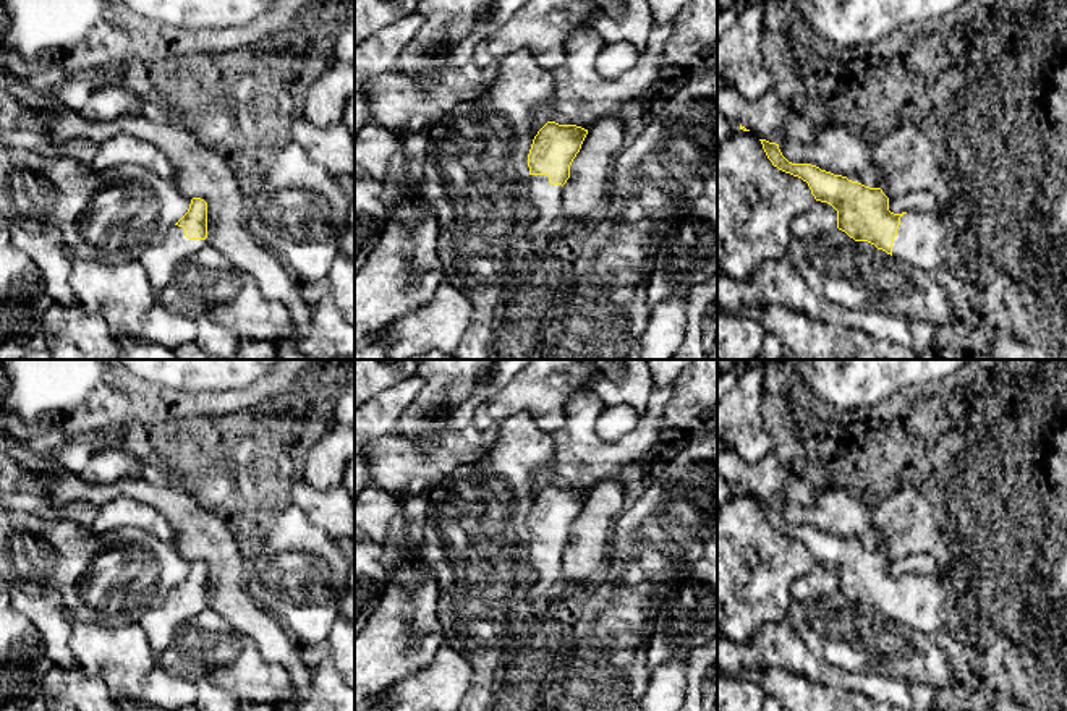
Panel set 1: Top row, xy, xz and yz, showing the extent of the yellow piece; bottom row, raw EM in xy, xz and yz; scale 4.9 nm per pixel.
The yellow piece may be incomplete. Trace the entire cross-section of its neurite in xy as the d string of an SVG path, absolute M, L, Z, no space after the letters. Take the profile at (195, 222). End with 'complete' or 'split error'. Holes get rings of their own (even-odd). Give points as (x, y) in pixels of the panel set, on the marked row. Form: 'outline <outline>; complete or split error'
outline M193 198L188 212L138 258L155 293L167 287L173 269L181 261L206 246L206 238L207 202Z; split error

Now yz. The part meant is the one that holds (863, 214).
outline M759 141L774 167L806 181L816 201L837 211L837 228L855 241L868 241L897 261L931 274L942 266L954 269L957 275L962 272L965 258L960 241L947 241L941 217L916 211L894 214L881 188L865 186L811 164L792 164L782 155L779 144Z; split error

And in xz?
outline M547 121L534 136L528 154L528 191L538 214L528 228L529 240L546 238L549 224L560 217L562 189L586 134L581 126Z; split error

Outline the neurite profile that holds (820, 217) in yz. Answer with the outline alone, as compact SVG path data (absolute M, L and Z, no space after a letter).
M816 201L790 224L792 235L801 238L814 238L819 233L834 228L837 228L837 211L831 204L821 201Z

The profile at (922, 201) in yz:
M913 191L900 198L889 198L889 211L894 214L916 211L942 217L947 212L954 212L952 206L939 206L929 191Z

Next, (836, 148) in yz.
M844 123L819 128L813 141L789 136L779 149L792 164L811 164L869 188L882 186L884 173L871 157L871 141Z

